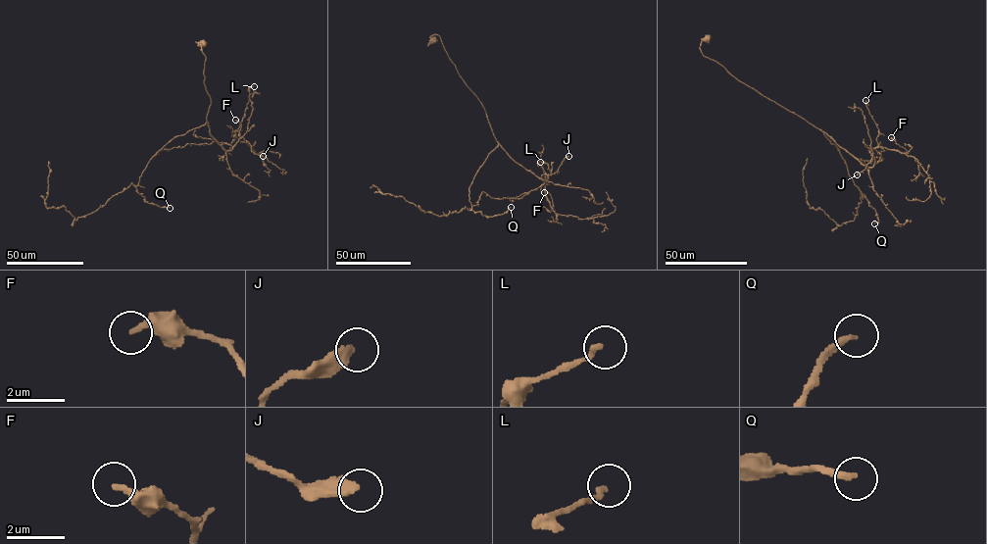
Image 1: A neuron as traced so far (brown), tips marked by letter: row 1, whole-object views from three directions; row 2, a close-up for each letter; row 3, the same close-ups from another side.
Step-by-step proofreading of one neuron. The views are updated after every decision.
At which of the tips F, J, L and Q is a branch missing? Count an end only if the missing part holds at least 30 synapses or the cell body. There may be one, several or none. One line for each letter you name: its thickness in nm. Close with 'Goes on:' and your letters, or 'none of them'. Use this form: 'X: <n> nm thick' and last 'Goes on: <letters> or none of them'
Q: 240 nm thick
Goes on: Q

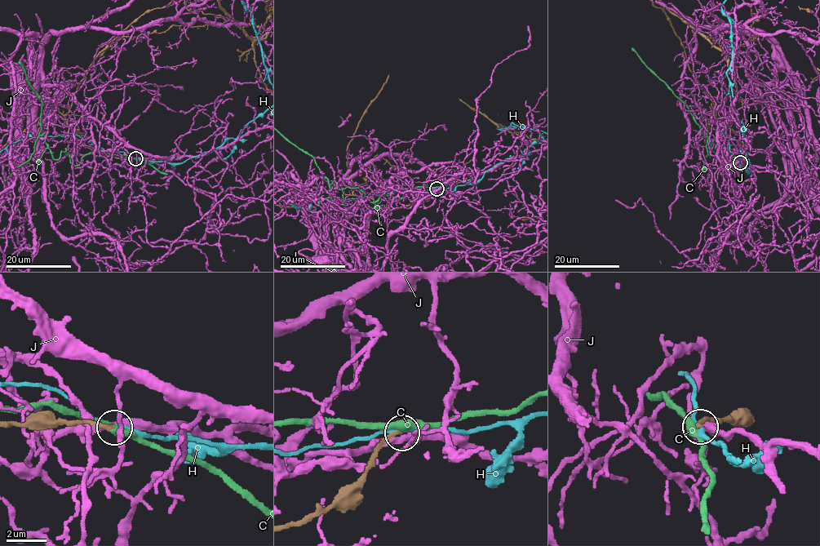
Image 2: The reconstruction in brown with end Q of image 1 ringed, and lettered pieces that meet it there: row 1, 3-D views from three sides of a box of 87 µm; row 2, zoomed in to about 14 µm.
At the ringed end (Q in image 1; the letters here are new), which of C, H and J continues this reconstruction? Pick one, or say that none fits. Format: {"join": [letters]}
{"join": []}

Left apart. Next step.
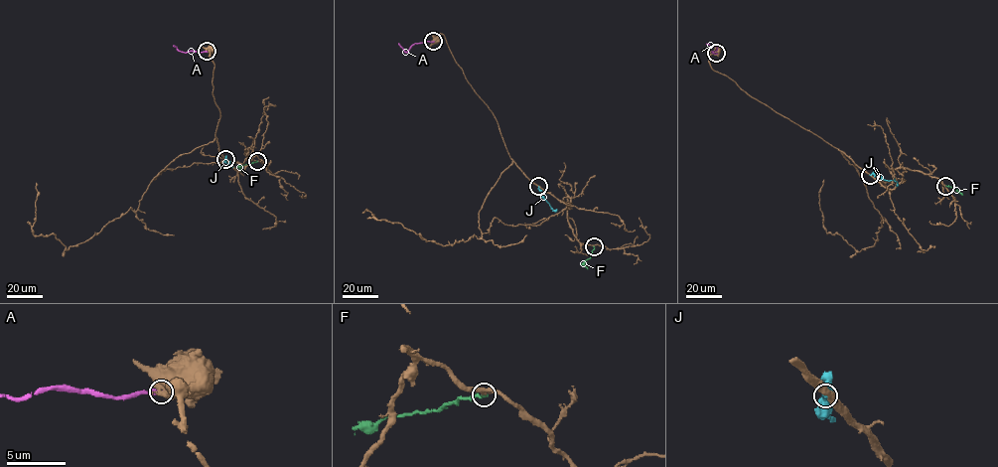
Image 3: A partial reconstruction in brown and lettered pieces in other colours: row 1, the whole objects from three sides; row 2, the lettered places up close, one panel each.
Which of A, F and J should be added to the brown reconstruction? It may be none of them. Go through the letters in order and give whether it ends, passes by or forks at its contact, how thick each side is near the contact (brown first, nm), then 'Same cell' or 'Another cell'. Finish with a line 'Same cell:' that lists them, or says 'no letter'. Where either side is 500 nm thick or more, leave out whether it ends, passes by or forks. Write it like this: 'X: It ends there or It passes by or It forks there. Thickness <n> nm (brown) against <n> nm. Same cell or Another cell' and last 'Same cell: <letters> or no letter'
A: Thickness 600 nm (brown) against 320 nm. Another cell
F: It ends there. Thickness 220 nm (brown) against 240 nm. Same cell
J: It ends there. Thickness 360 nm (brown) against 260 nm. Another cell
Same cell: F

